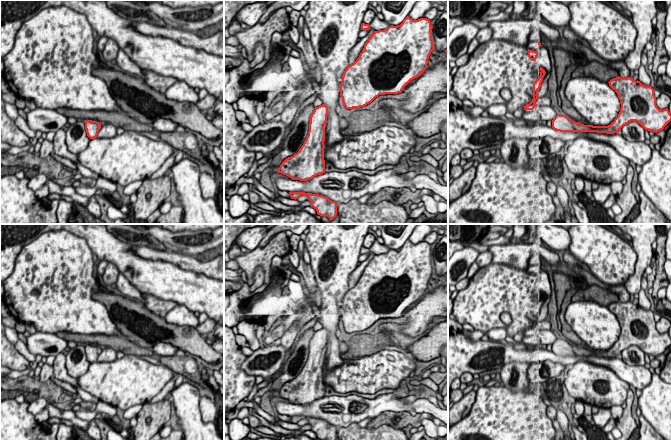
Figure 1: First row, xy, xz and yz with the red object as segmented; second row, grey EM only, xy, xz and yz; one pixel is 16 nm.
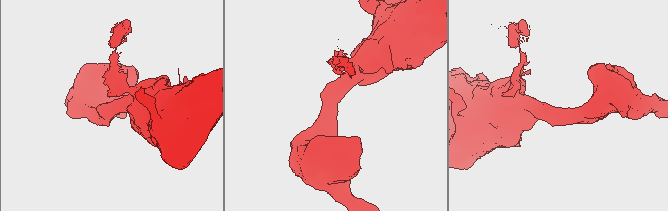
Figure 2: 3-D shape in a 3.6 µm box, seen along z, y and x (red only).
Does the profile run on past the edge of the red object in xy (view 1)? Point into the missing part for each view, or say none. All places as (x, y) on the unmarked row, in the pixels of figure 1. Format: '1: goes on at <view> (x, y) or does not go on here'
1: does not go on here

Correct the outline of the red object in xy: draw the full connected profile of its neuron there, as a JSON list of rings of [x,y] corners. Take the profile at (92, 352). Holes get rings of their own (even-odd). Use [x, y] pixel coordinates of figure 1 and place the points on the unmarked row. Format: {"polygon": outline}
{"polygon": [[[85,344],[84,347],[85,347],[87,360],[90,363],[96,362],[100,354],[101,347],[97,345],[92,345],[92,344]]]}

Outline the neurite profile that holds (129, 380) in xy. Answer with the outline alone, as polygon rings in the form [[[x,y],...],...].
[[[121,355],[112,362],[94,362],[88,371],[77,378],[78,386],[99,400],[121,410],[151,401],[173,378],[174,372],[167,366],[155,365],[137,355]]]

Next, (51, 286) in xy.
[[[66,230],[48,231],[25,245],[16,257],[12,274],[4,280],[3,301],[18,321],[32,323],[37,331],[57,334],[118,335],[119,330],[111,320],[104,304],[92,299],[93,288],[98,280],[93,277],[93,253],[84,238]]]

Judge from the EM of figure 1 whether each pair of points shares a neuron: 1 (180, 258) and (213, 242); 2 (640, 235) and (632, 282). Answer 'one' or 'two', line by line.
1: two
2: one

